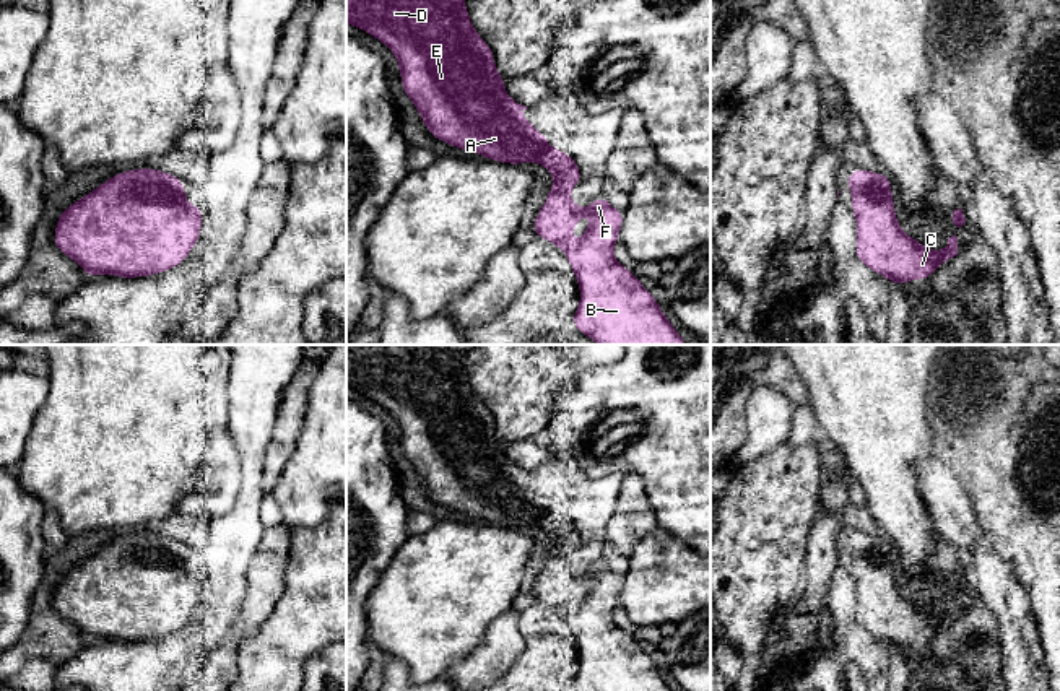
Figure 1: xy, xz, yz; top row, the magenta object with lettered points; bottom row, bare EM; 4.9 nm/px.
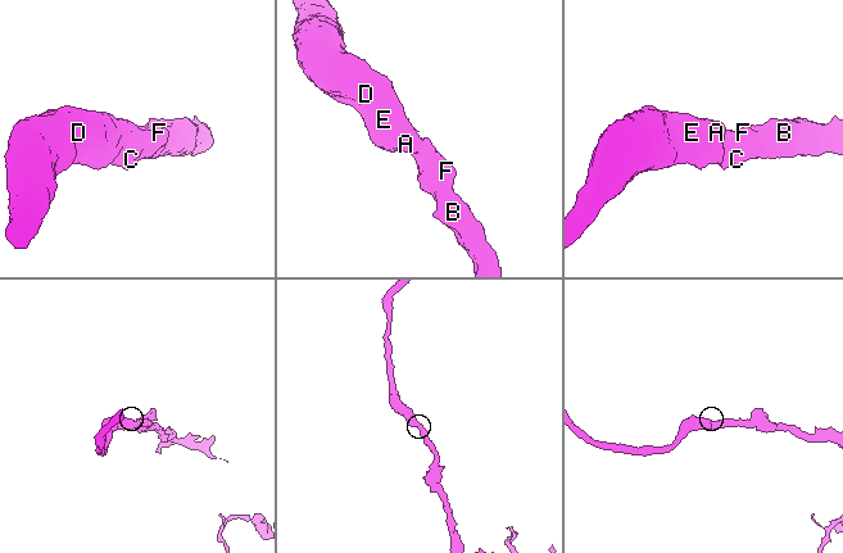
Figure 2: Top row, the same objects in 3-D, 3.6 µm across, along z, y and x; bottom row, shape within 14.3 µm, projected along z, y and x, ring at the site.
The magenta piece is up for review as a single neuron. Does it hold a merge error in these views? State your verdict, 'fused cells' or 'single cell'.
single cell

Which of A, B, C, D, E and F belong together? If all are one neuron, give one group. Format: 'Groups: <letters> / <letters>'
Groups: A B C D E F

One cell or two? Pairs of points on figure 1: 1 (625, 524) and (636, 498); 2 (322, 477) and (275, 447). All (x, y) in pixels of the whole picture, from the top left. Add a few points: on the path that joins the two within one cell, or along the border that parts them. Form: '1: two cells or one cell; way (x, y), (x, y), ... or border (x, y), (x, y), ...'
1: one cell; way (631, 517), (633, 504)
2: two cells; border (304, 420), (295, 452), (272, 490)

